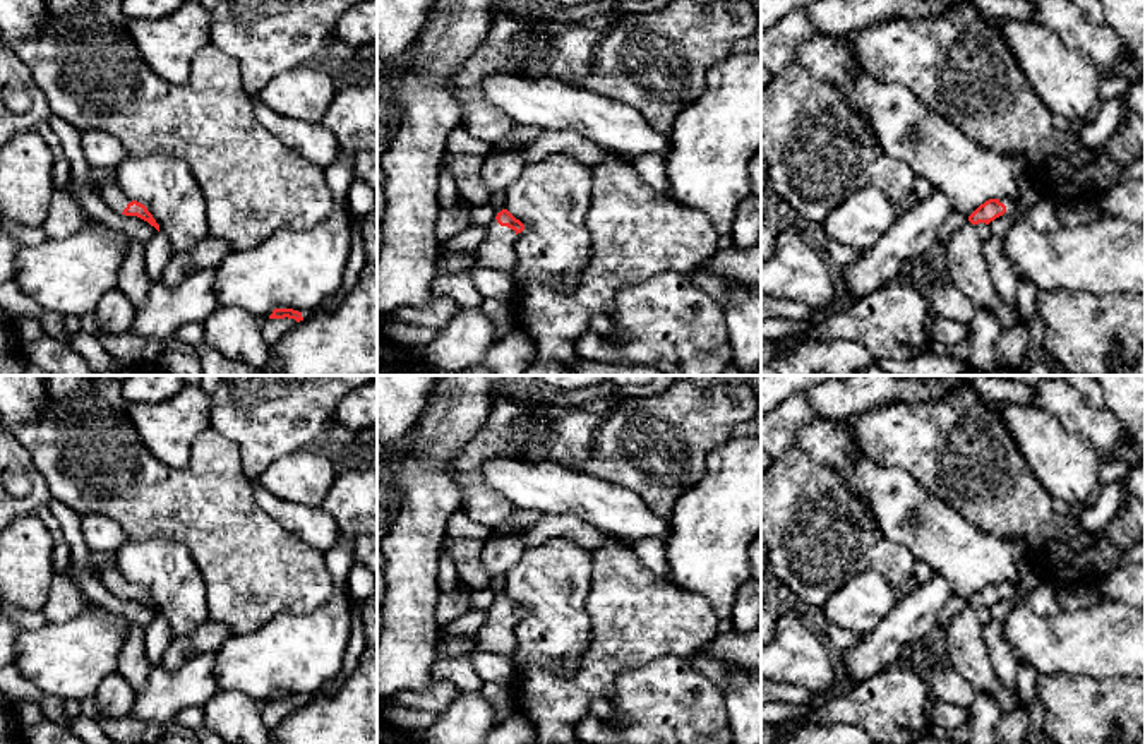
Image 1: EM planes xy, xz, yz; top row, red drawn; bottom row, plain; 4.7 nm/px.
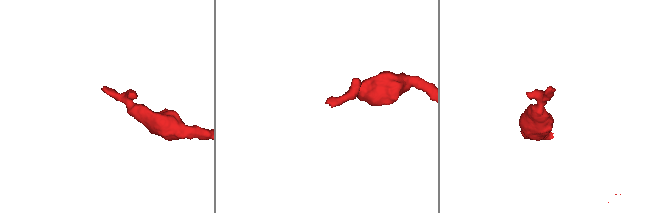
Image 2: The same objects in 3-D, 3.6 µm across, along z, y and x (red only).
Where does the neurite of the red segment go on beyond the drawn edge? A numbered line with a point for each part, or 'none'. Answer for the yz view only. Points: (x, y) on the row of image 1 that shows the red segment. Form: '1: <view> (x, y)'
1: yz (1029, 194)

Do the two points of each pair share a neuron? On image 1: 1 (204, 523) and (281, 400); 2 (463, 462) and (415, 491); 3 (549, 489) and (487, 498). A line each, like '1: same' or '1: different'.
1: different
2: different
3: different

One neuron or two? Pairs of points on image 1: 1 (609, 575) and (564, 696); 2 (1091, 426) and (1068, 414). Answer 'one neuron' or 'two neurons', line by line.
1: one neuron
2: one neuron

